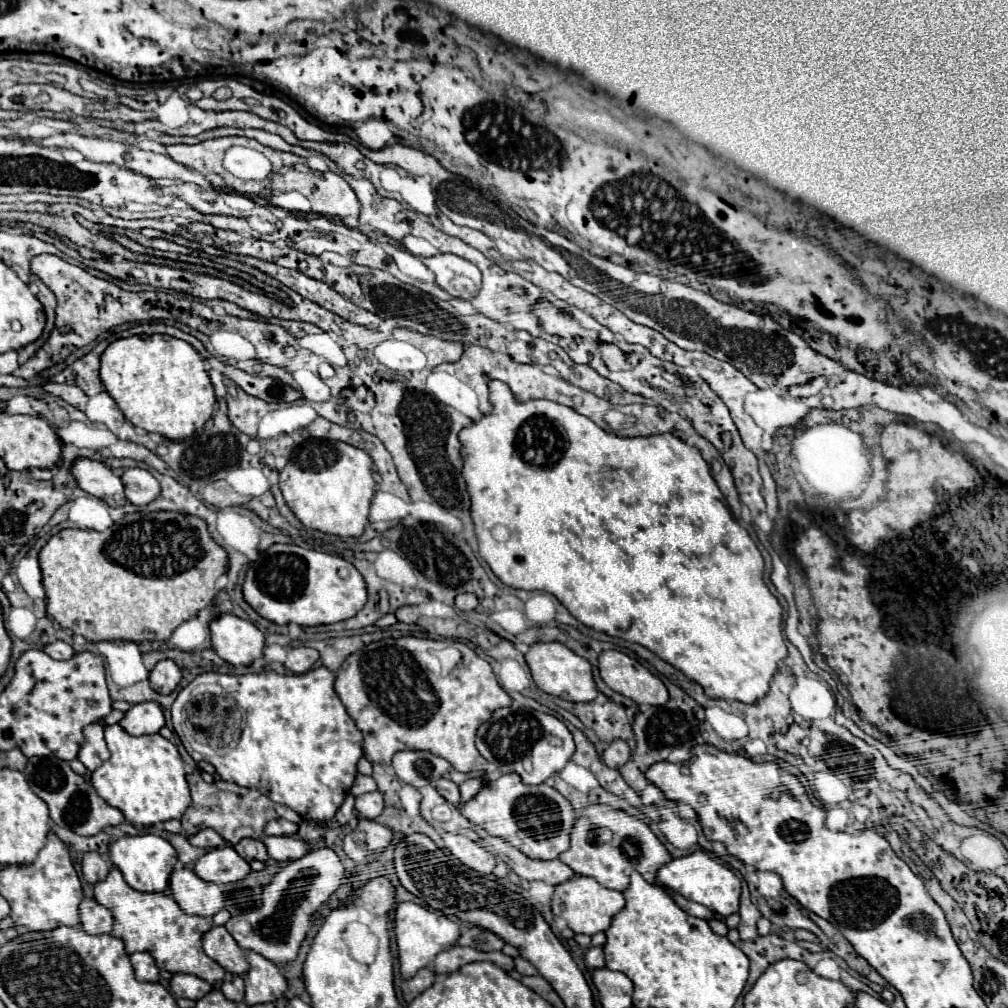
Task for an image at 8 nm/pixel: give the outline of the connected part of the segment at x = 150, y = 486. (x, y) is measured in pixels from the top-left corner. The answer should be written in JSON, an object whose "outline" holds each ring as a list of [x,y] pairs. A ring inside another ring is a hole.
{"outline":[[[128,468],[122,474],[122,484],[126,490],[126,498],[136,506],[146,506],[160,494],[158,480],[146,468]]]}

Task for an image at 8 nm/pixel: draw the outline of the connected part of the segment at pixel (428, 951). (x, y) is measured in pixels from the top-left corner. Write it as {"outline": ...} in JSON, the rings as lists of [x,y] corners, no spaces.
{"outline":[[[402,902],[396,906],[394,912],[396,922],[396,944],[398,944],[398,958],[400,958],[400,974],[402,978],[412,978],[420,968],[432,964],[438,952],[450,950],[458,944],[460,928],[440,911],[428,910],[416,902]]]}

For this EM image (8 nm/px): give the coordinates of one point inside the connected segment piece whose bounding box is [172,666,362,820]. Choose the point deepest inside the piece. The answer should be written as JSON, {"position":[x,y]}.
{"position":[300,748]}

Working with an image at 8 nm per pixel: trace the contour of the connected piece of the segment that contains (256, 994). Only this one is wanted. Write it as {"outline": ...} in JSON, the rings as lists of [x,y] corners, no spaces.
{"outline":[[[248,952],[246,960],[250,968],[244,974],[244,984],[246,984],[244,1002],[248,1006],[256,1006],[278,1000],[286,990],[286,978],[282,970],[256,952]]]}

